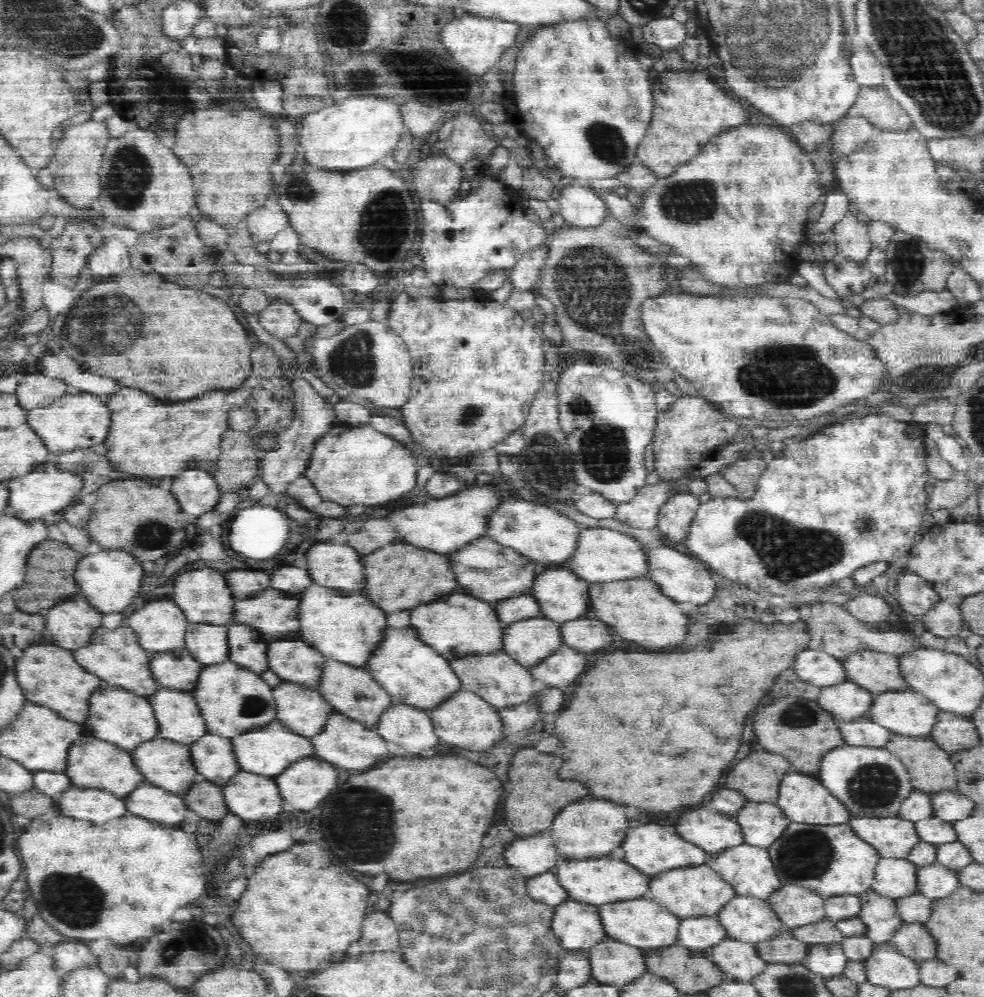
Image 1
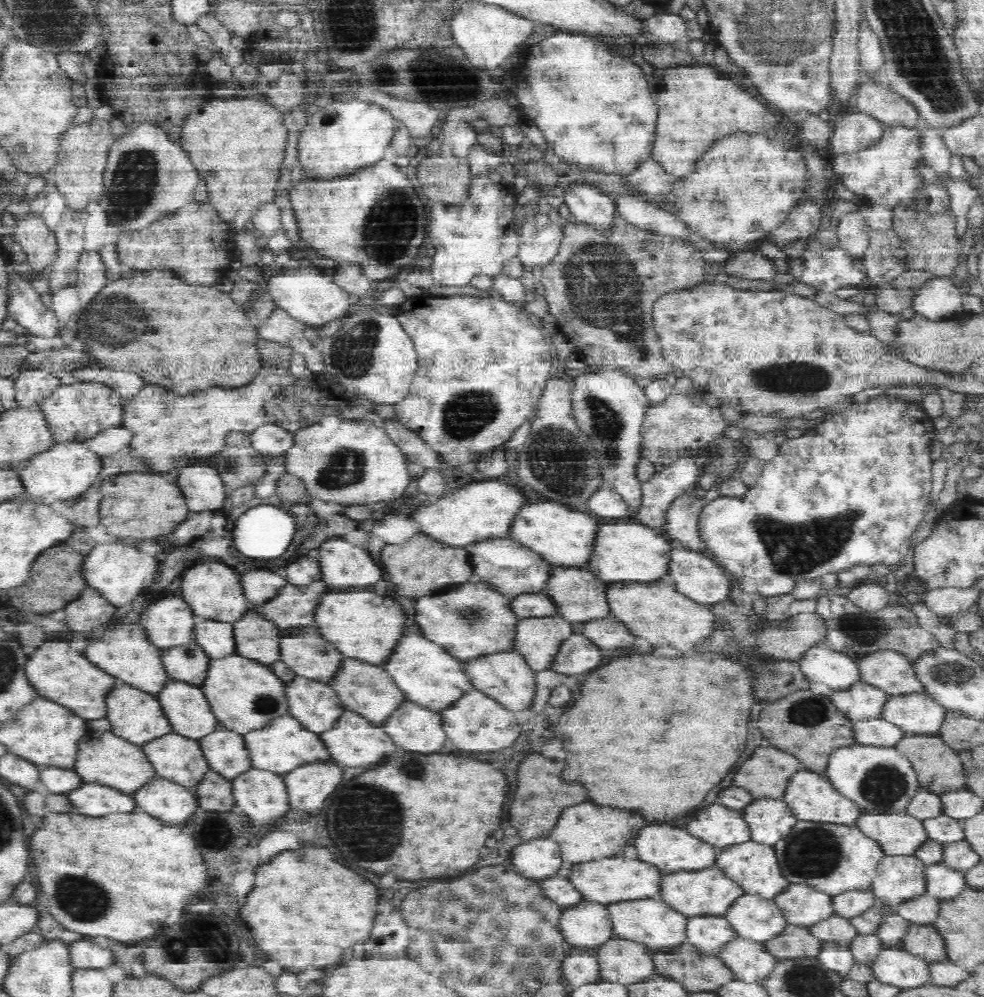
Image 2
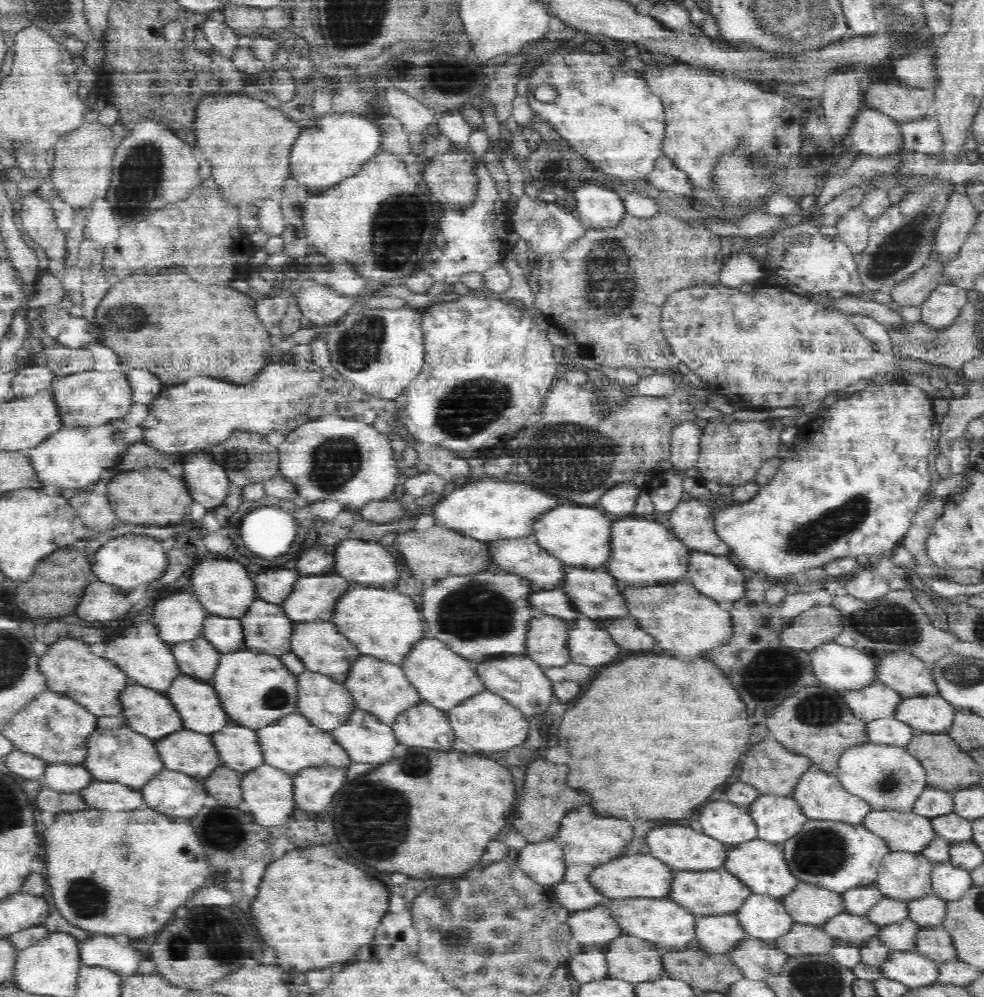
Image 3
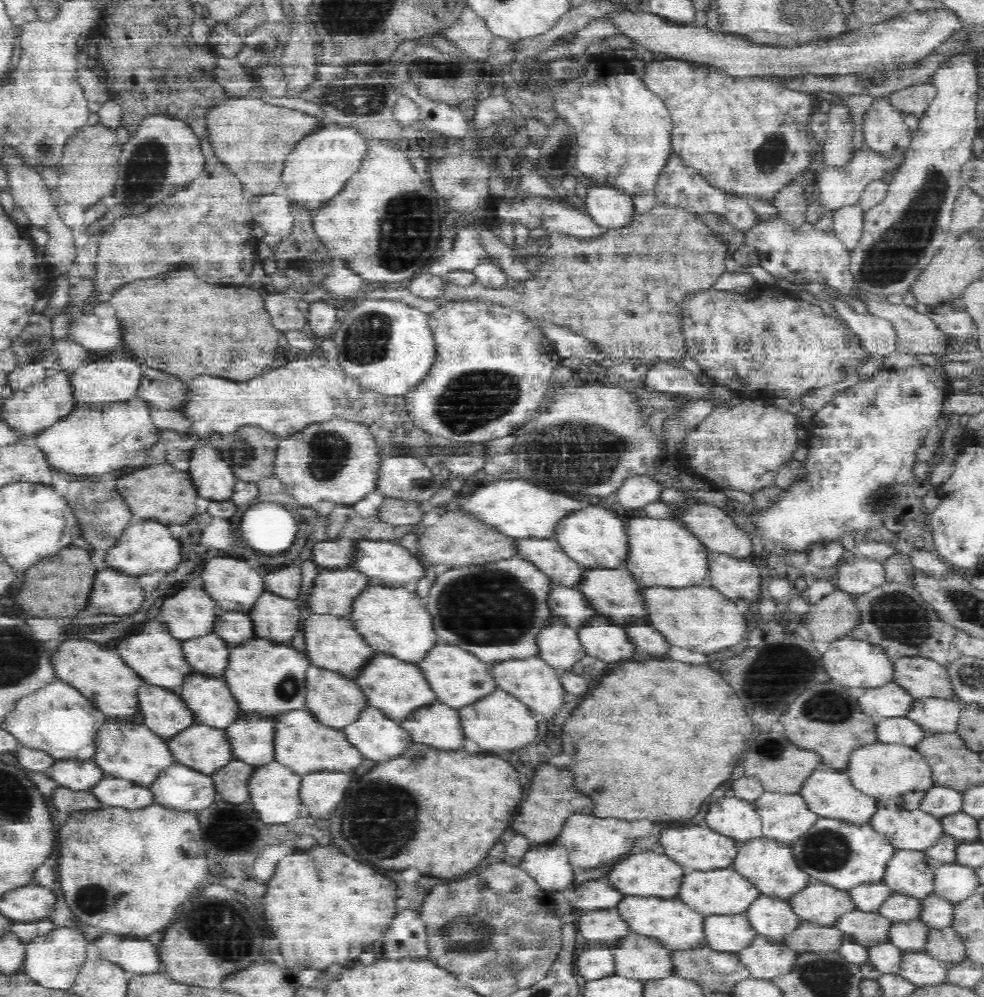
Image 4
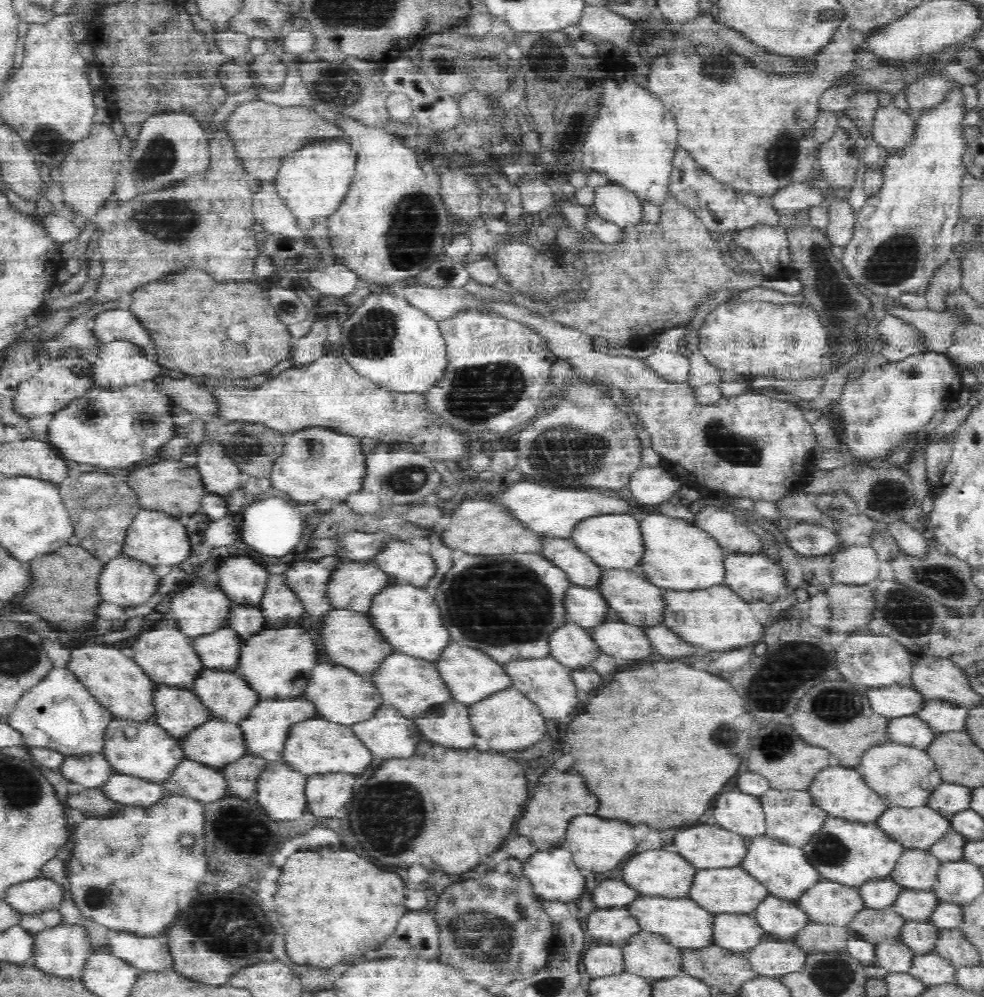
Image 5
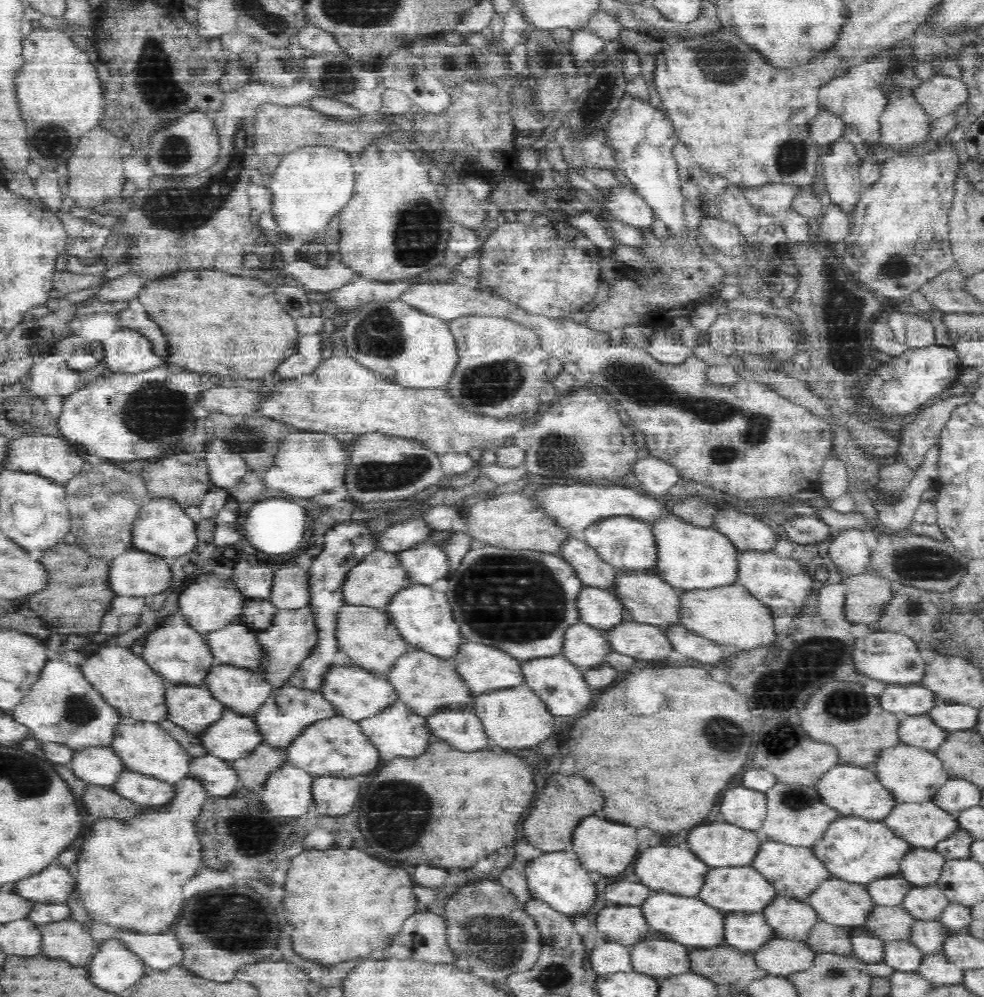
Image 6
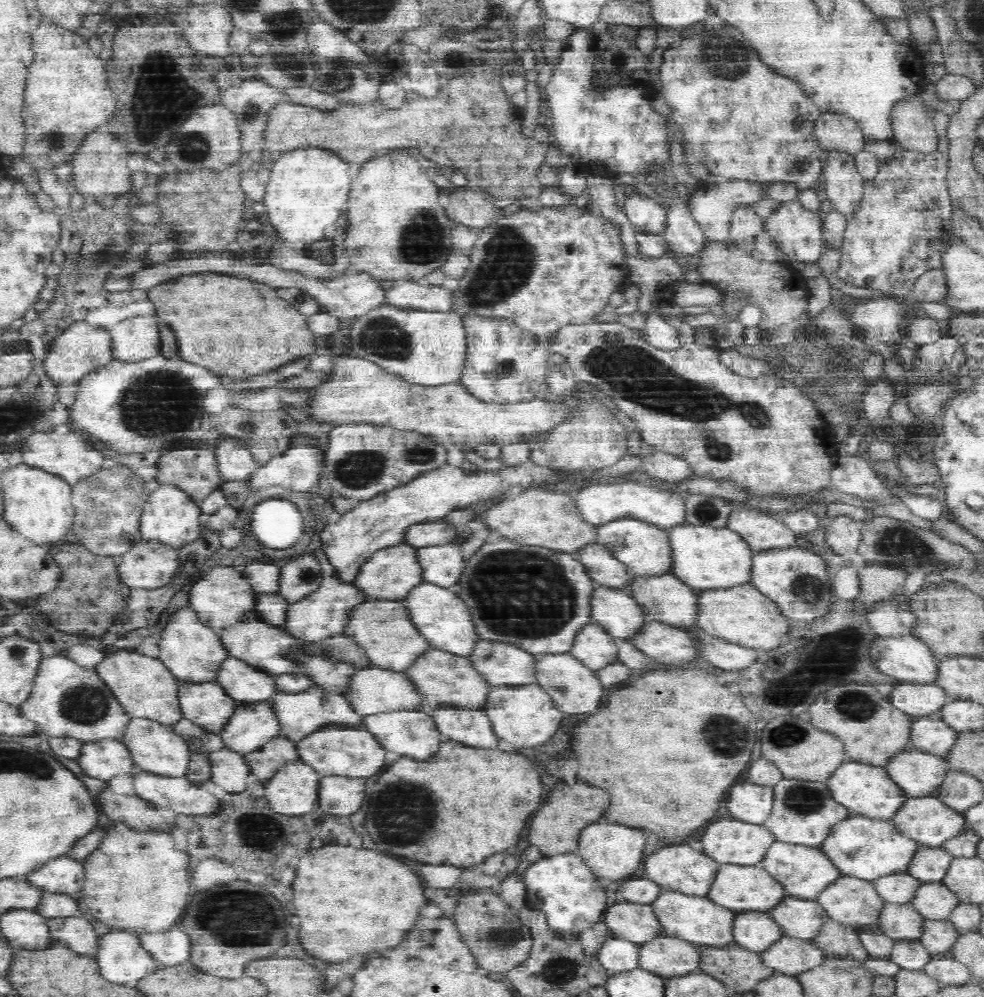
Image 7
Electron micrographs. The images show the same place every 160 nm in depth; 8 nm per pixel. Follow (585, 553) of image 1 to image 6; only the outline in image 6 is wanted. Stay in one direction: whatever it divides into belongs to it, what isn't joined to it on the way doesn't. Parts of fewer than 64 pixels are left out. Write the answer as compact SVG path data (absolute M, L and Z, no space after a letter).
M673 514L653 524L658 562L653 571L682 591L712 589L734 584L741 571L741 551L729 536L713 526L704 528L680 520Z

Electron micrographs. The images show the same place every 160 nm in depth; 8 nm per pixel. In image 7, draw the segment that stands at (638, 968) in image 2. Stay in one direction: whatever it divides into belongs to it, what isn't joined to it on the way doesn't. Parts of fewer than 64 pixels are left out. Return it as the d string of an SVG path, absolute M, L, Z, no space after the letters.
M661 934L641 943L639 968L666 978L700 970L701 947L689 940Z

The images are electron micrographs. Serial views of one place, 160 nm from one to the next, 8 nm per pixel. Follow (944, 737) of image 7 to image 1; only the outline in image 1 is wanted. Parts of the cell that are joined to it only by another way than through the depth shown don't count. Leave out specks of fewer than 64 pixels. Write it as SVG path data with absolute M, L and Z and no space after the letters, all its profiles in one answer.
M870 718L856 719L854 722L841 724L846 745L880 748L885 747L896 733L876 724Z

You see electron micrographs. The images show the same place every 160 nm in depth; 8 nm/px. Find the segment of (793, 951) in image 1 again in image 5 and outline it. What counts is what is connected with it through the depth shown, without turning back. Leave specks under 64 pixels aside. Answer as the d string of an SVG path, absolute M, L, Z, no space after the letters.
M810 921L806 928L797 932L794 941L808 953L844 951L853 931L850 926L820 924Z

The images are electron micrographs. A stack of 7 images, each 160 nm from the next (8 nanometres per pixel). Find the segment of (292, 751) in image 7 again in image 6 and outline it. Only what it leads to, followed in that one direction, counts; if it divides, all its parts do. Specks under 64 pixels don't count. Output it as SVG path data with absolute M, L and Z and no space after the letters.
M264 742L258 745L249 756L232 762L238 771L239 779L246 789L259 791L262 784L277 768L288 762L287 749L270 746Z

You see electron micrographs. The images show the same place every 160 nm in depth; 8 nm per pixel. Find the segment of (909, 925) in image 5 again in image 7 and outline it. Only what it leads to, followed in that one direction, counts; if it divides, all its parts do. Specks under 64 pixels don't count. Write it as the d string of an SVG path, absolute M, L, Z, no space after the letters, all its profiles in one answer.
M926 919L919 941L931 952L933 956L949 954L954 943L961 935L948 919L930 920Z

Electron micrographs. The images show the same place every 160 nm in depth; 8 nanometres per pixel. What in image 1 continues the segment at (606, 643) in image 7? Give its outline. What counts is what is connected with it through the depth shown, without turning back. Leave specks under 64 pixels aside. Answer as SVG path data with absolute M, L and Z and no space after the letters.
M544 616L510 623L502 650L520 664L537 667L564 644L562 625Z

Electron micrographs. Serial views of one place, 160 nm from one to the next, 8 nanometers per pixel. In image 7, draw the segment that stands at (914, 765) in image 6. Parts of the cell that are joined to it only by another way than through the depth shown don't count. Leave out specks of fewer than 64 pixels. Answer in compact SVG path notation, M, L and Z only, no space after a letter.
M906 750L894 756L885 769L912 798L933 795L944 782L949 765L929 752Z

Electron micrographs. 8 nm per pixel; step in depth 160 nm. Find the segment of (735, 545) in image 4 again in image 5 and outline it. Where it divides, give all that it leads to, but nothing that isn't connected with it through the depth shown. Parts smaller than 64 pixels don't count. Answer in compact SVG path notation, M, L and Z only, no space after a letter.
M713 506L699 508L694 523L706 529L728 553L758 553L764 546L758 534L728 510Z

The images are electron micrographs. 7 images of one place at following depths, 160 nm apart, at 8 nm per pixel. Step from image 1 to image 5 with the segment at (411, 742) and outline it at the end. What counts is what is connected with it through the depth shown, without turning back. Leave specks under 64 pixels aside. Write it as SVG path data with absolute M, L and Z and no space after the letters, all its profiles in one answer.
M452 700L416 720L425 740L452 748L476 748L478 735L470 721L469 706Z

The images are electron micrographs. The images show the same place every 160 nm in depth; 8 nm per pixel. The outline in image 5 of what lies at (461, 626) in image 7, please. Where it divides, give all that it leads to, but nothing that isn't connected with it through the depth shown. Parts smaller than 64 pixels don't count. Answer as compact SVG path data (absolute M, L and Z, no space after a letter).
M392 584L374 599L368 615L372 617L373 624L385 633L385 639L394 645L396 651L437 661L449 644L454 642L449 628L446 628L445 621L442 620L437 600L425 590L425 587Z

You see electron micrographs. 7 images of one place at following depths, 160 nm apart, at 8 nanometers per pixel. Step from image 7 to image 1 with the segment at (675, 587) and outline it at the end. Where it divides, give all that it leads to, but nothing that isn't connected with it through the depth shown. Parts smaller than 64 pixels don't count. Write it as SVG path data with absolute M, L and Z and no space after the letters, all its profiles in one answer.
M568 566L548 569L537 576L530 593L541 603L541 616L559 623L568 623L588 618L593 605L590 604L590 585Z

